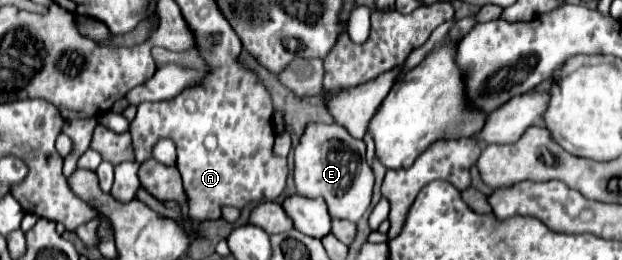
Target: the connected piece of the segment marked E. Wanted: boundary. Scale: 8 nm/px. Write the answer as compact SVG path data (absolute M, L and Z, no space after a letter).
M310 123L294 151L294 181L300 195L316 199L322 197L328 205L332 219L346 219L358 223L370 207L374 173L366 165L366 145L354 139L342 125Z

